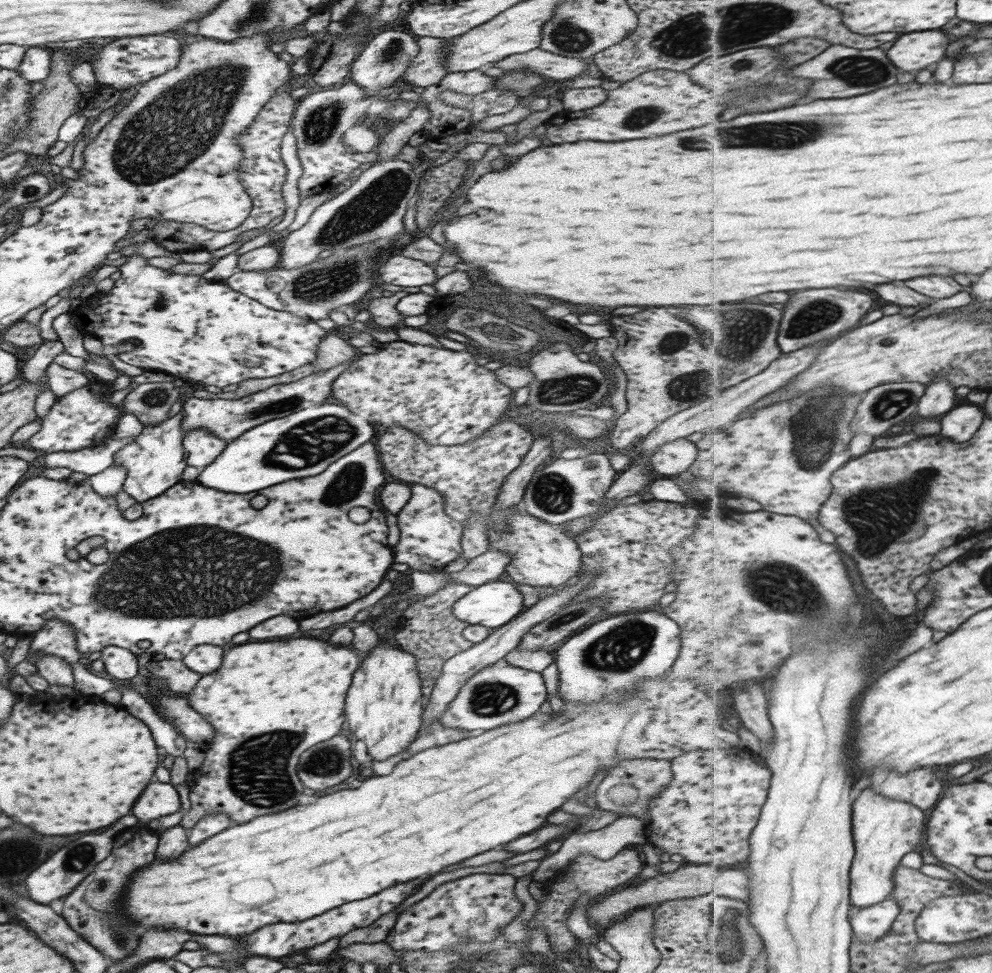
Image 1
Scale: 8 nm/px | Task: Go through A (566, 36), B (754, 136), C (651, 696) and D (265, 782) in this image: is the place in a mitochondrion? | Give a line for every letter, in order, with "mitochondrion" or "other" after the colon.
A: mitochondrion
B: mitochondrion
C: other
D: mitochondrion

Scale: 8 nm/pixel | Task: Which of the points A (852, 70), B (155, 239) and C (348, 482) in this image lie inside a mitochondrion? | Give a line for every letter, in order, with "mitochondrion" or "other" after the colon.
A: mitochondrion
B: other
C: mitochondrion

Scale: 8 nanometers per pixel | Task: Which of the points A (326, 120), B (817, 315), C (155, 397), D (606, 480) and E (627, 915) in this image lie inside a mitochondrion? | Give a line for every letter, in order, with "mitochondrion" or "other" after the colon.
A: mitochondrion
B: mitochondrion
C: mitochondrion
D: other
E: other

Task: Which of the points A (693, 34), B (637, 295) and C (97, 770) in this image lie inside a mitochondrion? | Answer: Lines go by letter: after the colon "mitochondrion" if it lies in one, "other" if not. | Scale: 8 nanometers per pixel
A: mitochondrion
B: other
C: other

